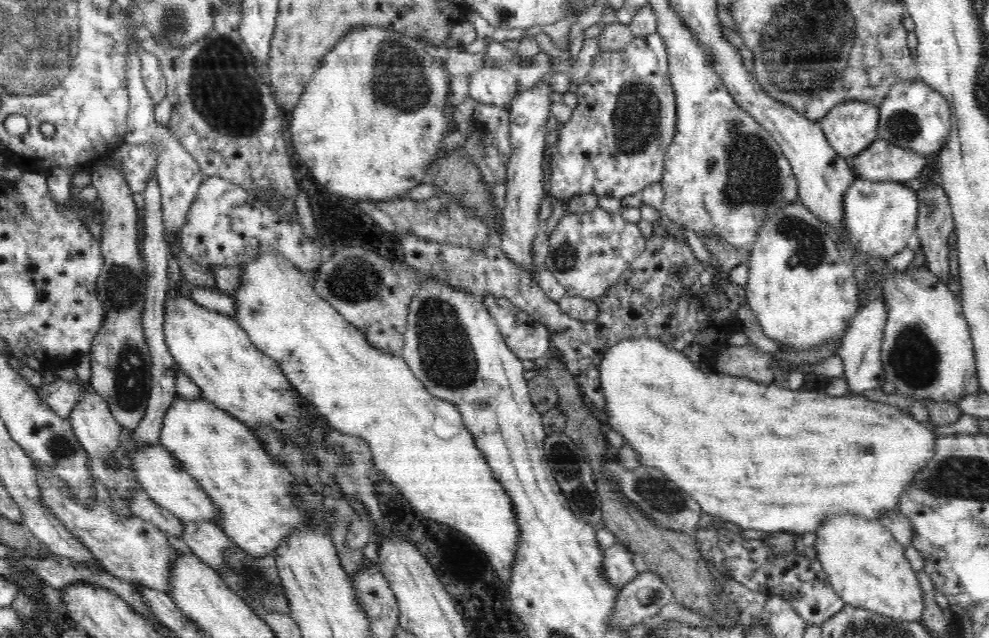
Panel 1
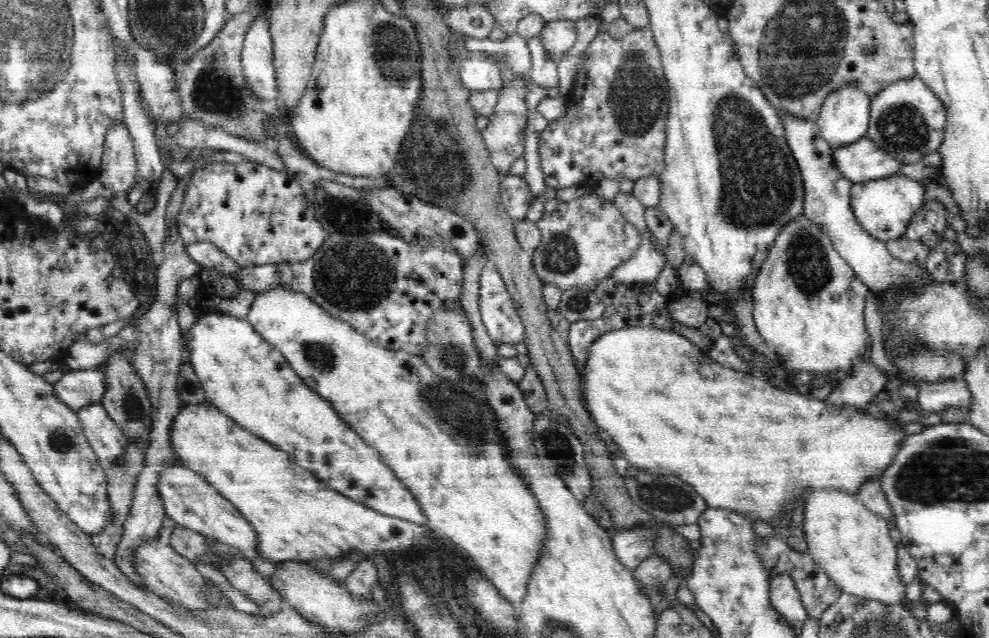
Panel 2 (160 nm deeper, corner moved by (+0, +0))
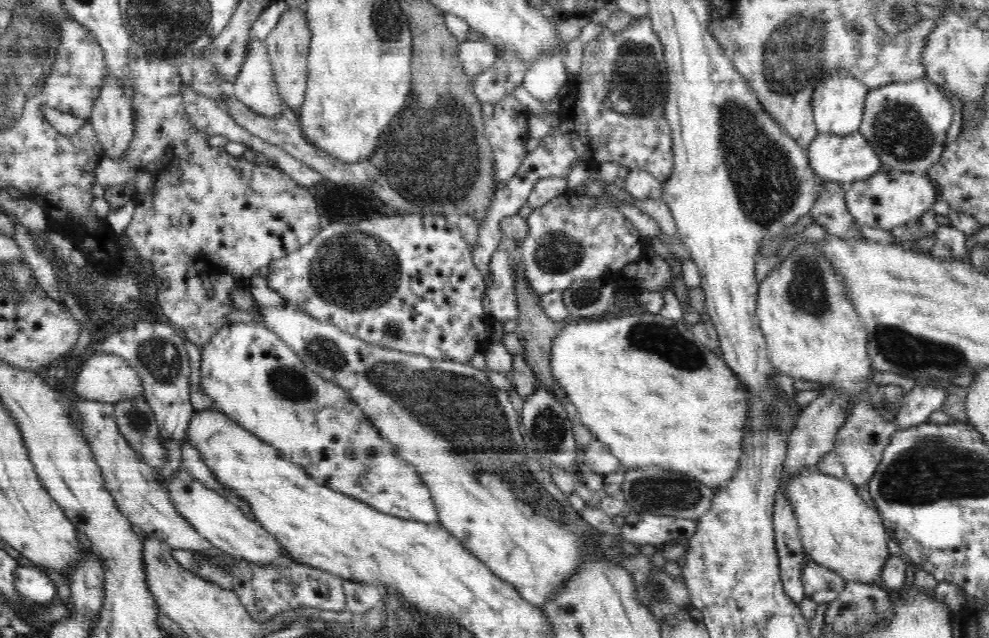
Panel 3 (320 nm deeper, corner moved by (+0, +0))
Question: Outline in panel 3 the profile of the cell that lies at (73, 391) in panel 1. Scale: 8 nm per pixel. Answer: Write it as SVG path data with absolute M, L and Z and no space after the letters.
M96 353L82 365L75 380L75 392L84 400L116 403L144 397L142 379L126 359L112 353Z

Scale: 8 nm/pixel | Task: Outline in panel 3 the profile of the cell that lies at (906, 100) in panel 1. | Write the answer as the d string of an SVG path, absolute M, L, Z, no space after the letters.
M926 77L908 81L908 82L893 82L883 87L878 87L875 89L869 89L868 94L865 98L865 105L863 110L863 117L861 125L859 126L859 131L864 135L865 140L871 146L873 151L879 156L881 164L888 164L892 169L907 173L916 173L919 175L926 175L927 170L932 168L933 164L936 164L942 156L942 152L946 146L946 132L950 130L950 124L952 124L952 116L954 116L954 110L952 109L952 104L948 97L944 96L944 93L939 91L938 86L932 84Z

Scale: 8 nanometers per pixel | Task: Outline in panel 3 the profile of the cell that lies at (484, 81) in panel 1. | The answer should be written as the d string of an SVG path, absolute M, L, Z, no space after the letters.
M468 40L459 43L458 60L461 70L472 78L496 62L497 52L494 45L488 41Z

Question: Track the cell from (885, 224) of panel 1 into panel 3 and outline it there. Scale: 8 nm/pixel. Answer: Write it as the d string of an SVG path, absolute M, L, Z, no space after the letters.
M891 169L885 173L876 171L866 179L858 179L850 184L846 192L846 206L855 220L864 226L874 226L882 230L906 225L915 221L924 212L932 212L938 200L938 190L927 175L907 173Z

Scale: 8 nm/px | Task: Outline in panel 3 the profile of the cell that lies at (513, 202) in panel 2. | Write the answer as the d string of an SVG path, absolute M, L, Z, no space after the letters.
M649 15L633 17L632 22L619 33L613 33L605 28L600 36L584 45L581 57L582 68L578 75L571 79L565 91L570 117L560 122L560 128L552 128L544 138L540 139L537 148L526 155L514 178L510 178L506 184L497 187L494 200L479 224L478 240L471 248L471 255L474 264L483 273L486 286L490 286L492 254L496 252L497 246L504 238L503 232L499 229L499 222L503 218L517 214L518 210L528 202L531 190L540 178L567 178L574 162L582 160L586 168L598 166L602 162L617 162L619 166L626 166L628 171L649 172L663 183L668 180L674 166L674 155L670 125L665 115L668 75L663 51L664 48L654 32Z

